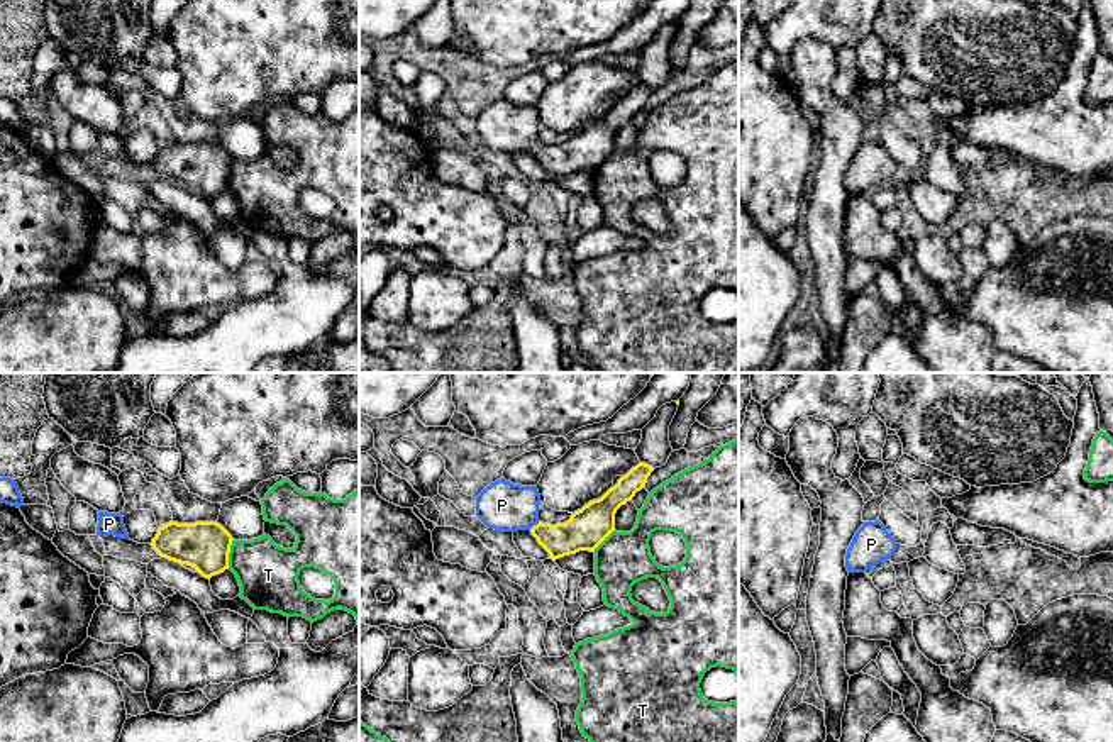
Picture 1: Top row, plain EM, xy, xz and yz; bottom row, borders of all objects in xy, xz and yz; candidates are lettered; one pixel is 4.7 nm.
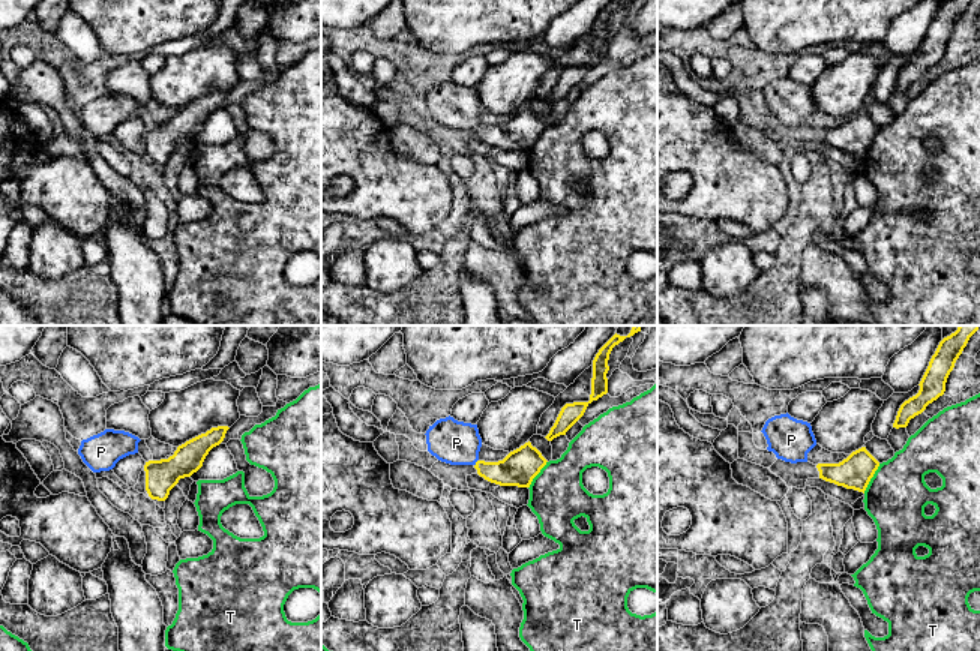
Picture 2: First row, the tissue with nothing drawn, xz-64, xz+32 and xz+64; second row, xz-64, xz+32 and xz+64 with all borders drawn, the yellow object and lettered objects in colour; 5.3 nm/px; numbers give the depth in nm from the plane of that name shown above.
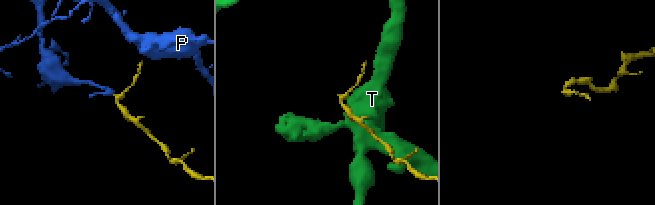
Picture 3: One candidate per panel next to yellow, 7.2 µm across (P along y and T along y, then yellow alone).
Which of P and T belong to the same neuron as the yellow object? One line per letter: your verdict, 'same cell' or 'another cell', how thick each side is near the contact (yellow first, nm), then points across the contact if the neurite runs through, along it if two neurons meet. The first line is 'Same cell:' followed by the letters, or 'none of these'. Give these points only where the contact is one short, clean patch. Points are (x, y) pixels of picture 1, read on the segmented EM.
Same cell: P
P: same cell | 190/240 nm | across xz (586, 529), (542, 532), (534, 526), (515, 507), (502, 505)
T: another cell | 240/280 nm

